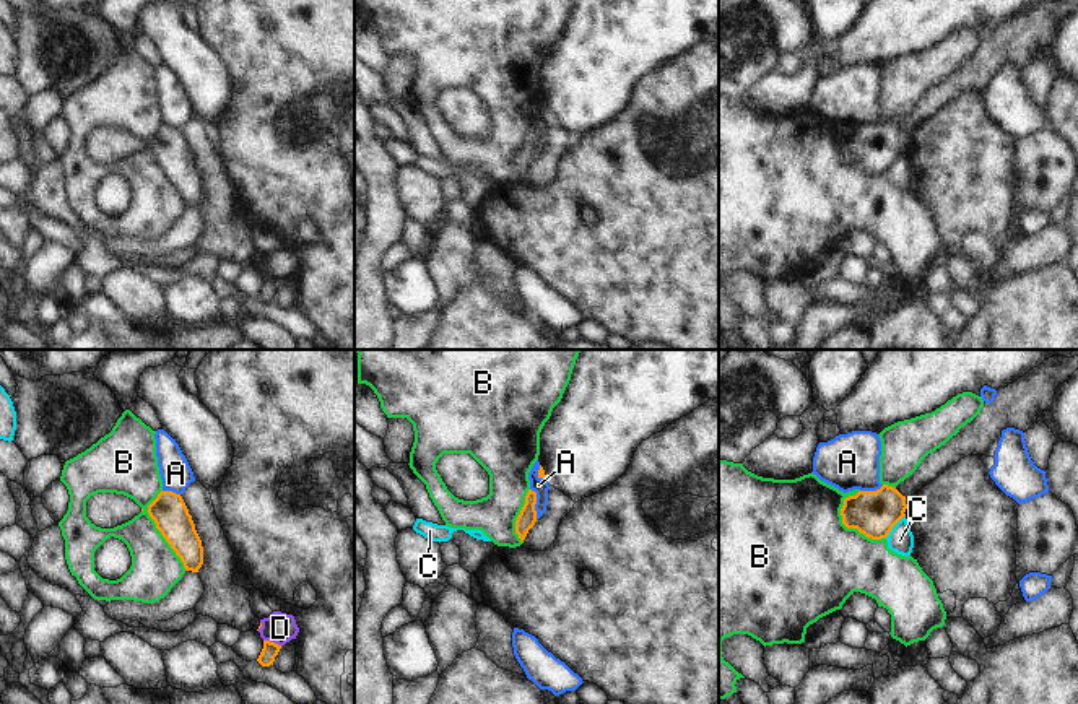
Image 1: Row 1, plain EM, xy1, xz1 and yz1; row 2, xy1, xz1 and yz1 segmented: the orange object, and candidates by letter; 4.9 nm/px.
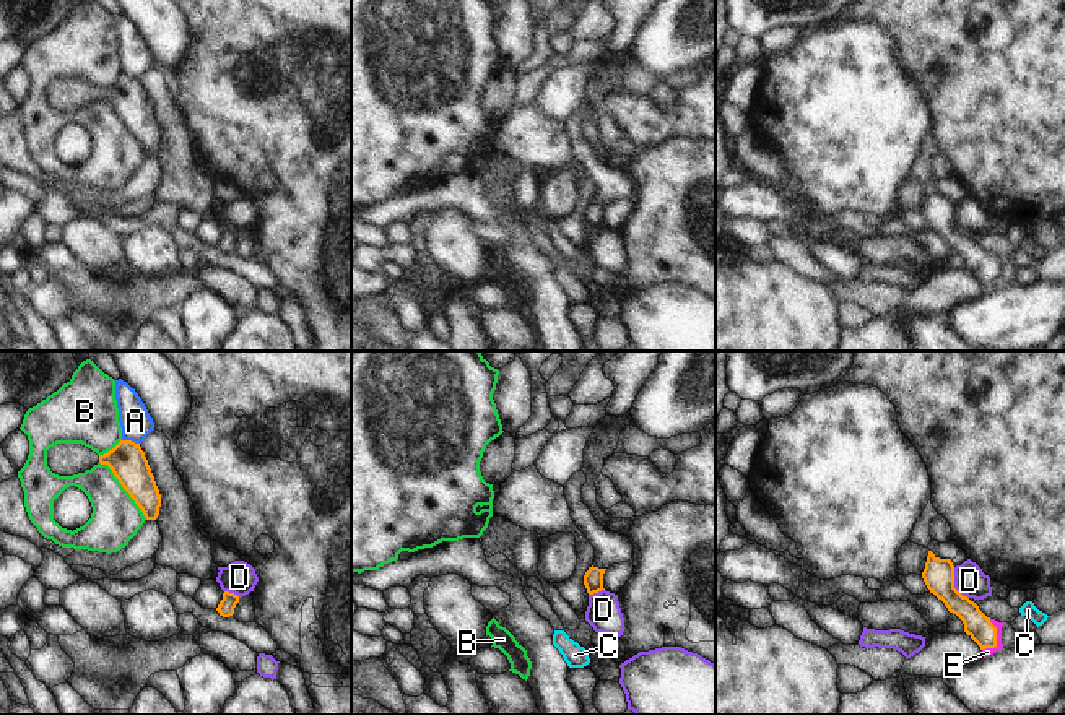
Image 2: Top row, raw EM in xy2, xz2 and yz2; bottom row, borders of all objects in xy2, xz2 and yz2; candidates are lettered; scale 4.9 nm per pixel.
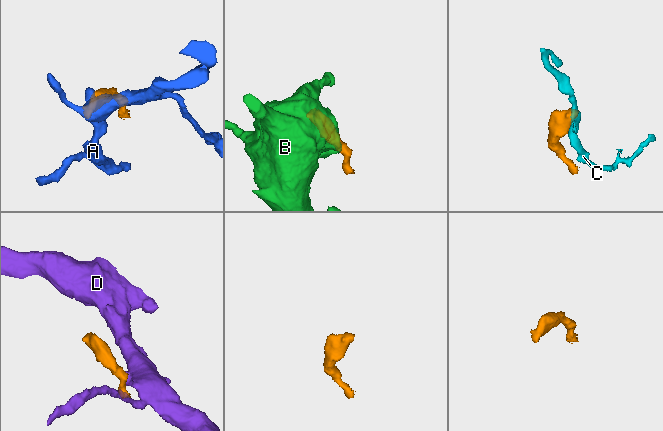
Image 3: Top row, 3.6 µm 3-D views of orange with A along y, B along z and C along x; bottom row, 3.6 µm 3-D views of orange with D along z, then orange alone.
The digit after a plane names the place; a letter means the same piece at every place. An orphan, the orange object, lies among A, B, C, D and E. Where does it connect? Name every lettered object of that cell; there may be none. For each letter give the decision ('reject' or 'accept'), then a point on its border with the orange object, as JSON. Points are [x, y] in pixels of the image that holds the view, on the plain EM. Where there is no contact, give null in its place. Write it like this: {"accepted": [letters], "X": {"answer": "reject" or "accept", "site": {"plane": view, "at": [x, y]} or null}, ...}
{"accepted": ["E"], "A": {"answer": "reject", "site": {"plane": "xz1", "at": [535, 139]}}, "B": {"answer": "reject", "site": {"plane": "yz1", "at": [851, 163]}}, "C": {"answer": "reject", "site": {"plane": "yz1", "at": [893, 161]}}, "D": {"answer": "reject", "site": {"plane": "yz2", "at": [953, 220]}}, "E": {"answer": "accept", "site": {"plane": "yz2", "at": [995, 275]}}}

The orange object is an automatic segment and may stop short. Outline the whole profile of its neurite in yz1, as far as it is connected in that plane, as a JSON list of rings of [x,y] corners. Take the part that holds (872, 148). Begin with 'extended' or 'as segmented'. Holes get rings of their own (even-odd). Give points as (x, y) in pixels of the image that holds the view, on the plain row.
as segmented; [[[883,120],[876,127],[858,127],[855,132],[845,133],[841,151],[847,164],[857,164],[872,176],[881,176],[906,153],[906,145],[906,132],[896,124]]]

